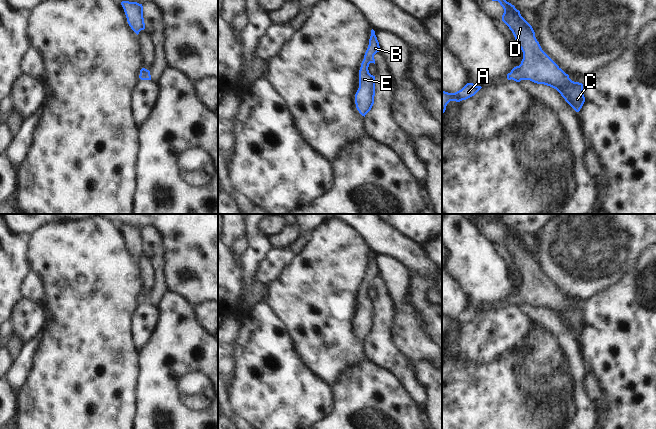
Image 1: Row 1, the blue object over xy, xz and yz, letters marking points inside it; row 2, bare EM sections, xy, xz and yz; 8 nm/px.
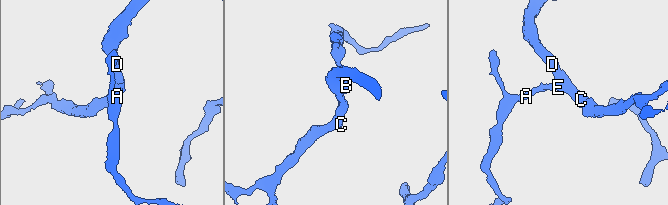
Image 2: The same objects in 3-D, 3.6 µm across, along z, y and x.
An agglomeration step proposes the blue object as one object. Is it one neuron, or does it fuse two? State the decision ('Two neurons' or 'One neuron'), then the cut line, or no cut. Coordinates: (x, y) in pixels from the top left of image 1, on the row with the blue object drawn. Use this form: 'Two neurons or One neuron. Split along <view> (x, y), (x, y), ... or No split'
One neuron. No split.

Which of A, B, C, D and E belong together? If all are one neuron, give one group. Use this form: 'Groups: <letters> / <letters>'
Groups: A B C D E.

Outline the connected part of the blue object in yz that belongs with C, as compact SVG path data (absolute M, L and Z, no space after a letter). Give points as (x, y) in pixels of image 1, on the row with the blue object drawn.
M492 0L498 1L504 9L502 21L512 31L516 42L519 44L523 52L523 59L519 66L514 67L510 73L507 74L508 80L520 82L521 80L530 80L537 84L544 84L556 89L565 101L576 111L579 112L582 108L585 97L583 93L583 84L574 82L541 48L539 42L535 37L535 32L532 26L521 16L520 11L514 5L506 0Z

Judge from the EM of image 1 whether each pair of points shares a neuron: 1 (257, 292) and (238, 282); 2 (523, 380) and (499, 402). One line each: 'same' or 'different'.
1: different
2: different

